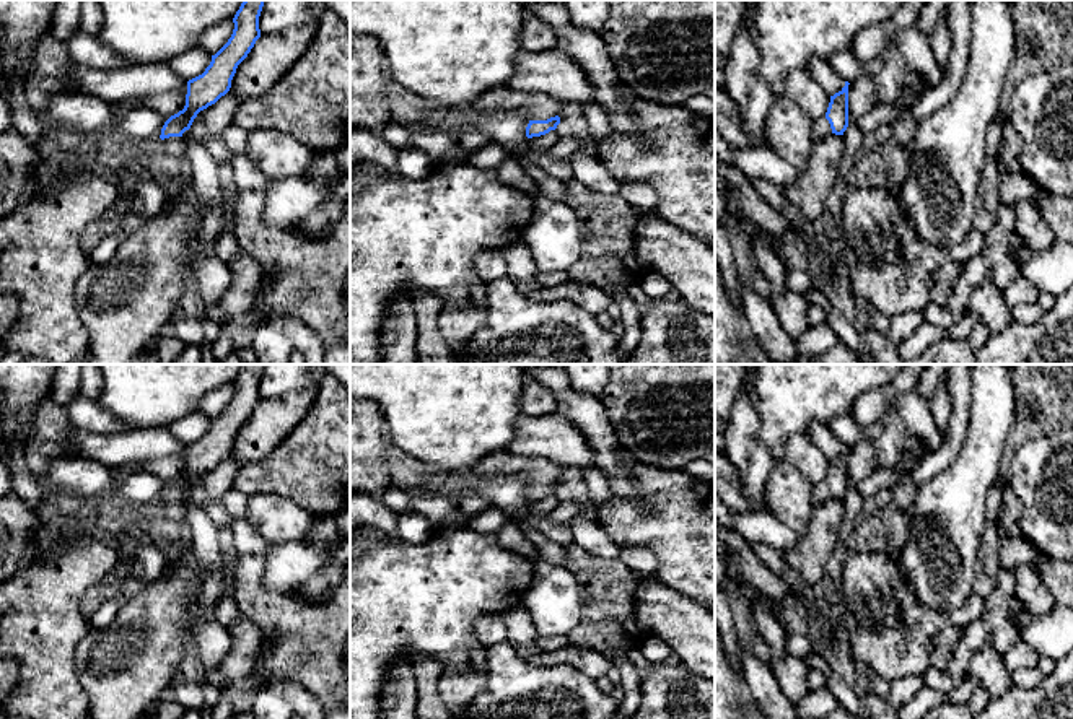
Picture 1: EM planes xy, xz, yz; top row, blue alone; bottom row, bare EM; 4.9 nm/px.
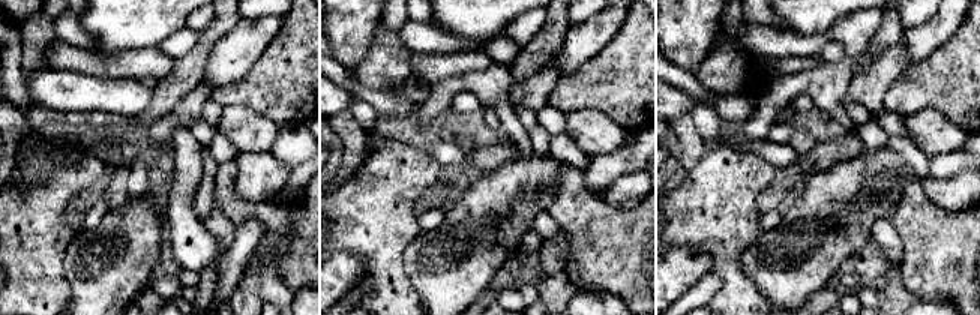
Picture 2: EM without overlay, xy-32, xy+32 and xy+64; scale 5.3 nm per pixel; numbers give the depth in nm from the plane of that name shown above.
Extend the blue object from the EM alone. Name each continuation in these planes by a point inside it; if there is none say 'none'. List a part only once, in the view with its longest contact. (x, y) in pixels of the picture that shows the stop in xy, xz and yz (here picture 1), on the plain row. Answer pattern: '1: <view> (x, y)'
1: xz (539, 472)

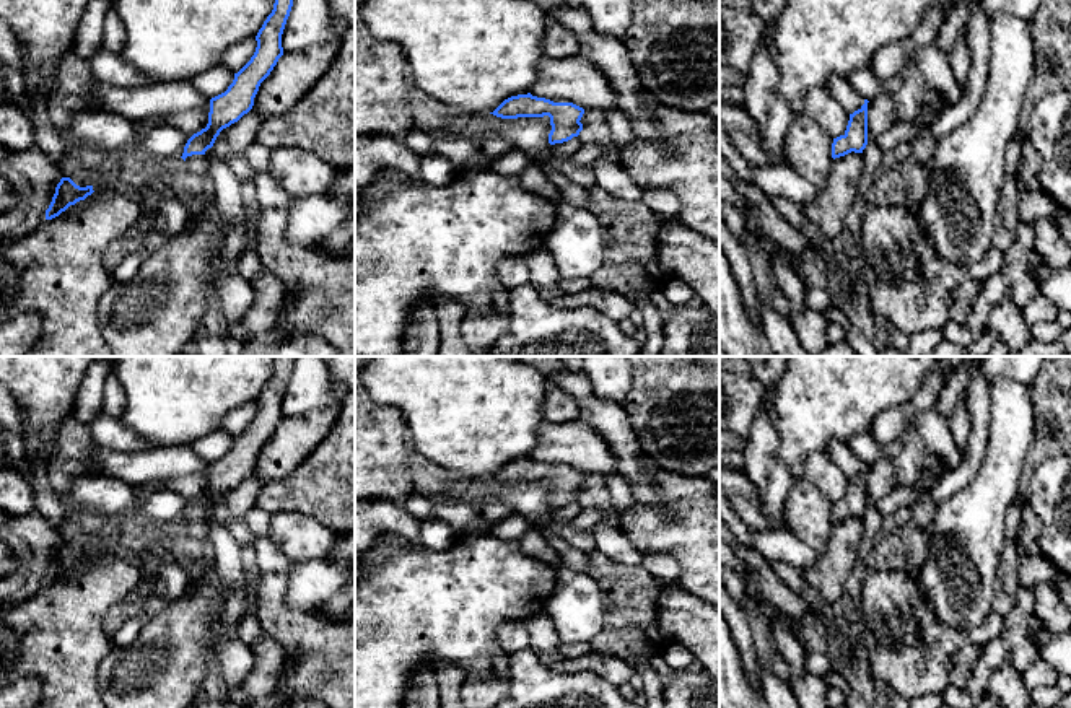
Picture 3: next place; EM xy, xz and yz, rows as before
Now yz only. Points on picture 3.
none

